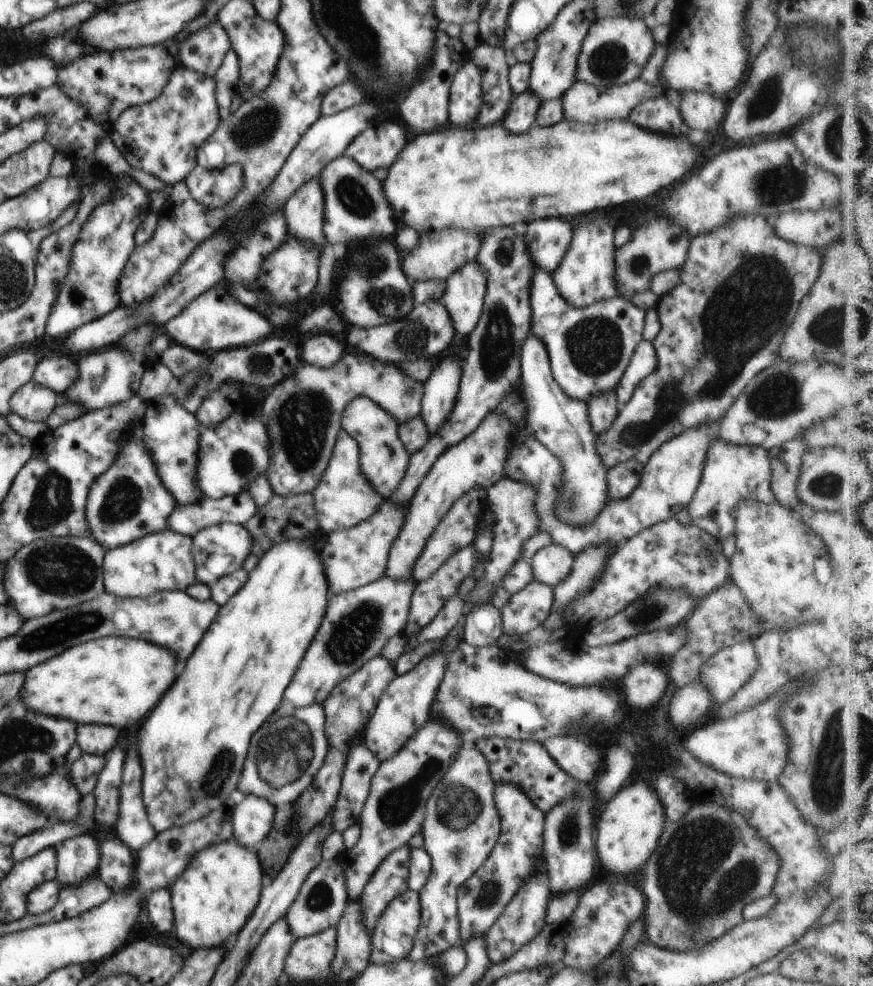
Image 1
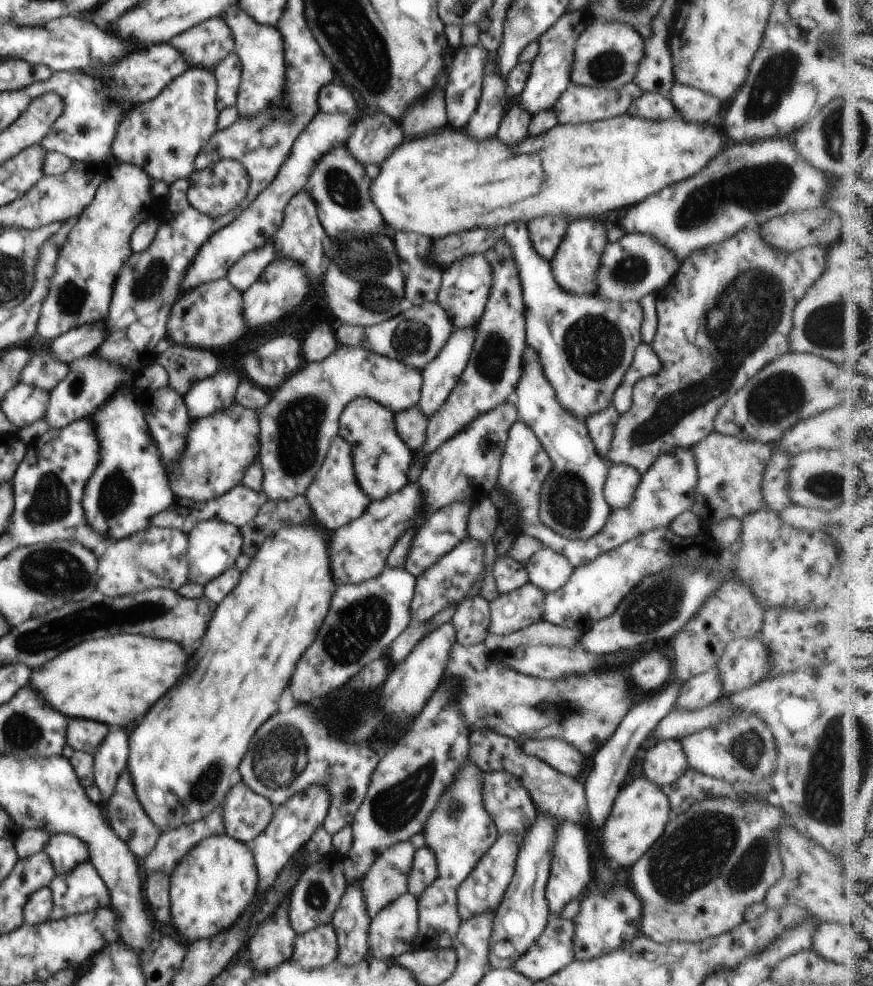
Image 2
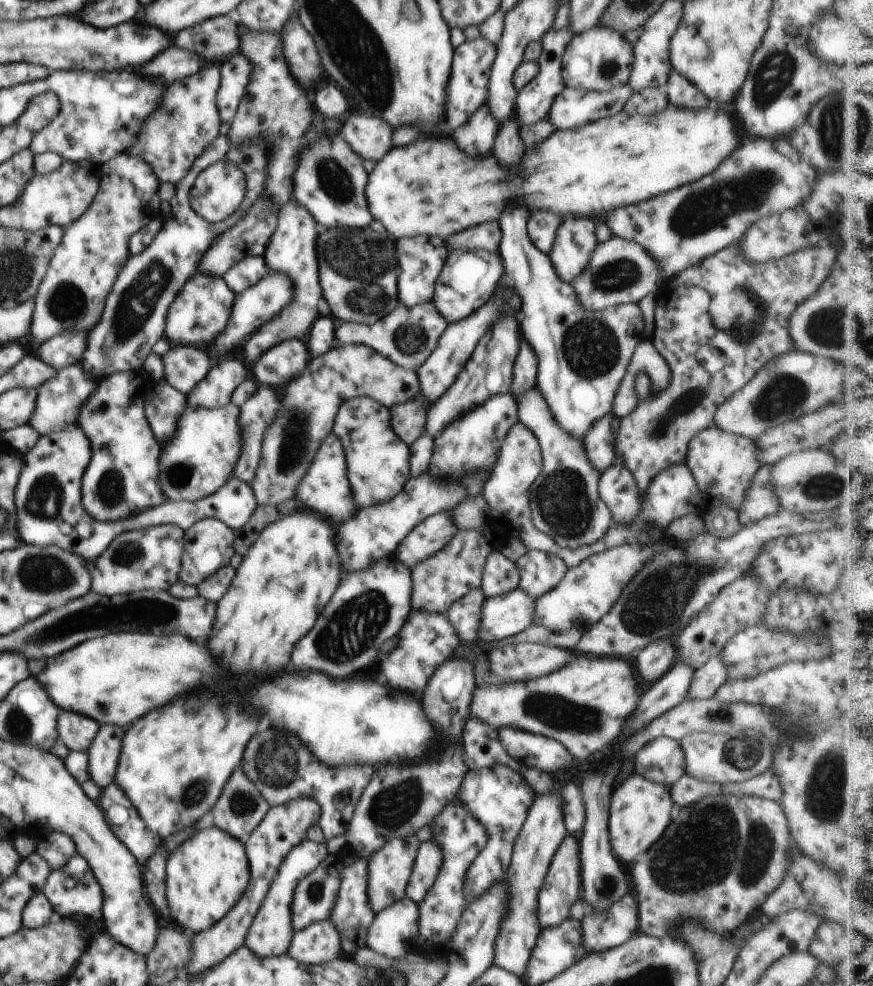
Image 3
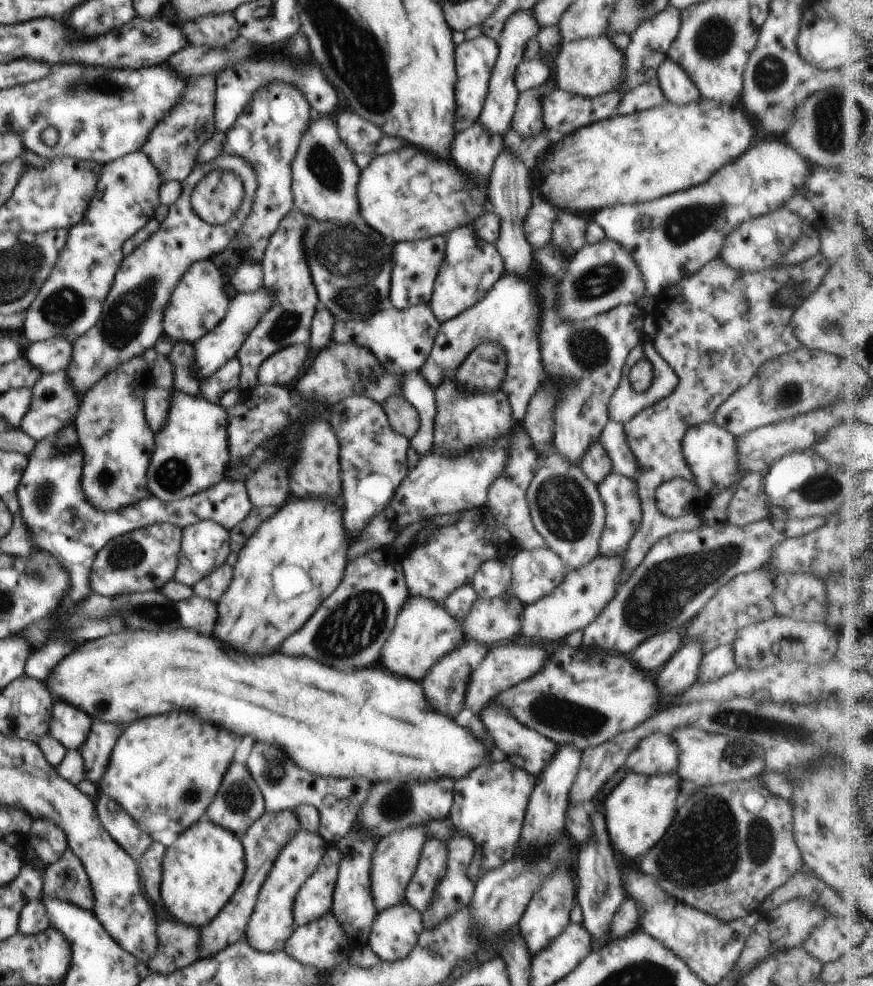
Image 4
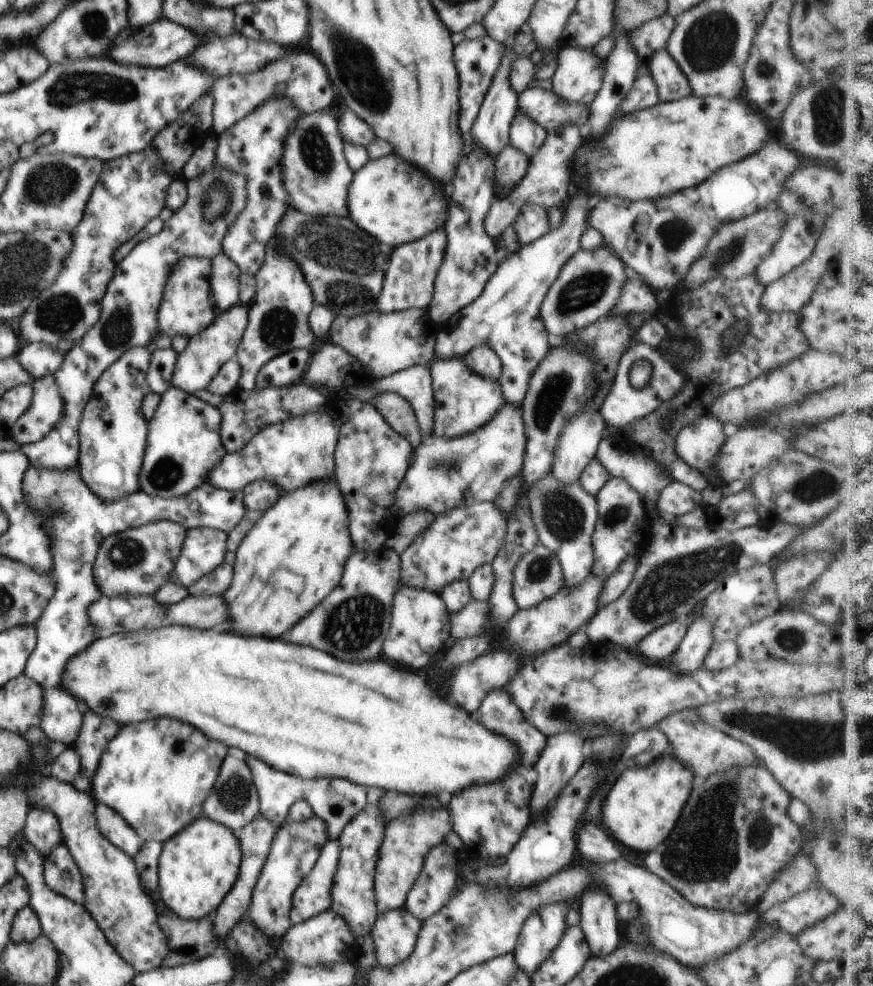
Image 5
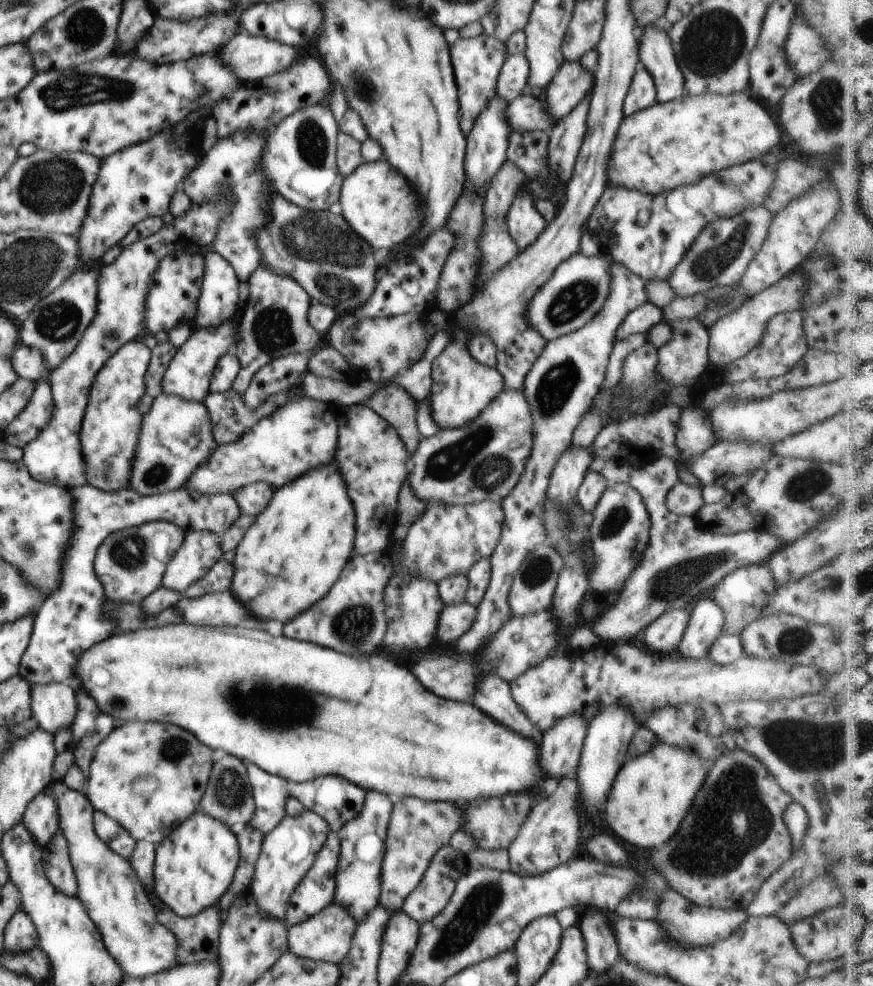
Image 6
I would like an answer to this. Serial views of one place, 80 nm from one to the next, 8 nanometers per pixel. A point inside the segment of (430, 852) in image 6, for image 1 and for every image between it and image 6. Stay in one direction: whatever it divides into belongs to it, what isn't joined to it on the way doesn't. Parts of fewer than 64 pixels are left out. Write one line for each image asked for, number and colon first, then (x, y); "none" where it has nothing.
1: (390, 879)
2: (386, 880)
3: (389, 869)
4: (395, 860)
5: (407, 839)

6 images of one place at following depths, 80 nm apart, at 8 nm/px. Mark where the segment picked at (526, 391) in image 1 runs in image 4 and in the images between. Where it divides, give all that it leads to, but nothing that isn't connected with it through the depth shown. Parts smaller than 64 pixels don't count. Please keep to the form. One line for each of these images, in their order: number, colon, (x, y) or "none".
2: (573, 504)
3: (565, 502)
4: (565, 507)

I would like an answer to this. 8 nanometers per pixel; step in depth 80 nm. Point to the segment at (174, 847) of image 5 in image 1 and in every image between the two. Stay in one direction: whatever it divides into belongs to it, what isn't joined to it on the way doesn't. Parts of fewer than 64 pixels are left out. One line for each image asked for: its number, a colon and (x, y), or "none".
1: (213, 898)
2: (212, 886)
3: (208, 873)
4: (201, 870)

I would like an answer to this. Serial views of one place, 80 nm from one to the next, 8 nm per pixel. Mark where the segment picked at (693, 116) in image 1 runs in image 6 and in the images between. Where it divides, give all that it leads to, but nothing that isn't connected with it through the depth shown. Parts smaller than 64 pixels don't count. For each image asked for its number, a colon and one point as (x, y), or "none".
2: (696, 106)
3: (681, 92)
4: (674, 83)
5: (672, 84)
6: (656, 55)

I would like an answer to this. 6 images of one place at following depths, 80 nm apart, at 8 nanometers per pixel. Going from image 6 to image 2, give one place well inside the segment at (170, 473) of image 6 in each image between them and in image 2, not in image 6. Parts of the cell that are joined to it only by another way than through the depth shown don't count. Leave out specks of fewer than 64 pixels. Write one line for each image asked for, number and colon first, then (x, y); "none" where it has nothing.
2: (220, 447)
3: (201, 457)
4: (191, 454)
5: (185, 431)

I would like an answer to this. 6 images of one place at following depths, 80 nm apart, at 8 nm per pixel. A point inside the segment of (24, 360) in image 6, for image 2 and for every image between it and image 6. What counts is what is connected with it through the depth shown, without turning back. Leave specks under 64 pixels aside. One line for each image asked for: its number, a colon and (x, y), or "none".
2: (81, 341)
3: (60, 351)
4: (50, 356)
5: (39, 359)

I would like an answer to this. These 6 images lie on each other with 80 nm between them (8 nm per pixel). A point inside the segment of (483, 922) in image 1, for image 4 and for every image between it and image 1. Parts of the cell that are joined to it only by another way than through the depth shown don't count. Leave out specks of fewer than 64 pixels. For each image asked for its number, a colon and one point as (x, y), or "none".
2: (507, 802)
3: (499, 798)
4: (491, 802)

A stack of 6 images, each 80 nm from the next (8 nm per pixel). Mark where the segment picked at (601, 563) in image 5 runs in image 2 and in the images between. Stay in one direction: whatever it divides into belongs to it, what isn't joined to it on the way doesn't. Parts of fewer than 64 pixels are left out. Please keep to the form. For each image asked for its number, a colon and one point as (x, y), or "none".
2: (622, 480)
3: (618, 490)
4: (619, 494)

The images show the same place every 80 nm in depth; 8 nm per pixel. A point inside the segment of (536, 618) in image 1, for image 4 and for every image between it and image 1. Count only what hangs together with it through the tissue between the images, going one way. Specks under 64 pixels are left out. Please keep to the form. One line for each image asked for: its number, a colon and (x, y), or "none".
2: (516, 610)
3: (503, 616)
4: (491, 621)

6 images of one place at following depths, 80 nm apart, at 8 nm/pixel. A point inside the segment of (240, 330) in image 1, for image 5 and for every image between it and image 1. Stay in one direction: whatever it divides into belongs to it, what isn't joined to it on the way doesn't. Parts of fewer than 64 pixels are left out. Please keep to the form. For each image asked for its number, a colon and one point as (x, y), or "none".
2: (211, 316)
3: (201, 312)
4: (199, 302)
5: (186, 309)

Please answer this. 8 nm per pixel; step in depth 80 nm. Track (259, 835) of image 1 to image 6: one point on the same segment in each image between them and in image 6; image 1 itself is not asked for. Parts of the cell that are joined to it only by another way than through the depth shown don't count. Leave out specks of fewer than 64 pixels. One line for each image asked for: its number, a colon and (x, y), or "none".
2: (246, 815)
3: (240, 808)
4: (238, 804)
5: (233, 801)
6: (228, 797)

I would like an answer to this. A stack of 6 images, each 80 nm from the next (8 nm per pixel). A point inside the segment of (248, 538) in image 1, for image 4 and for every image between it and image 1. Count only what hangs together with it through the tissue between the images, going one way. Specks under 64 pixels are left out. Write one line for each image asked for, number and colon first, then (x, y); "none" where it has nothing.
2: (214, 545)
3: (208, 545)
4: (205, 546)

